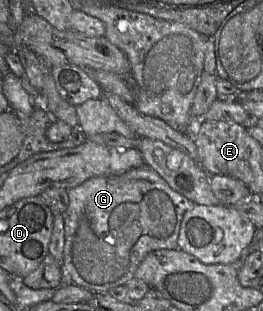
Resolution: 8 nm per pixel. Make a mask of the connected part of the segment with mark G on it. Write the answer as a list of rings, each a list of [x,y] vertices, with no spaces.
[[[143,164],[118,175],[97,176],[67,190],[69,203],[64,216],[65,244],[62,269],[66,283],[93,293],[107,293],[134,278],[143,259],[152,251],[178,248],[178,236],[184,214],[195,203],[173,190],[150,166]]]

